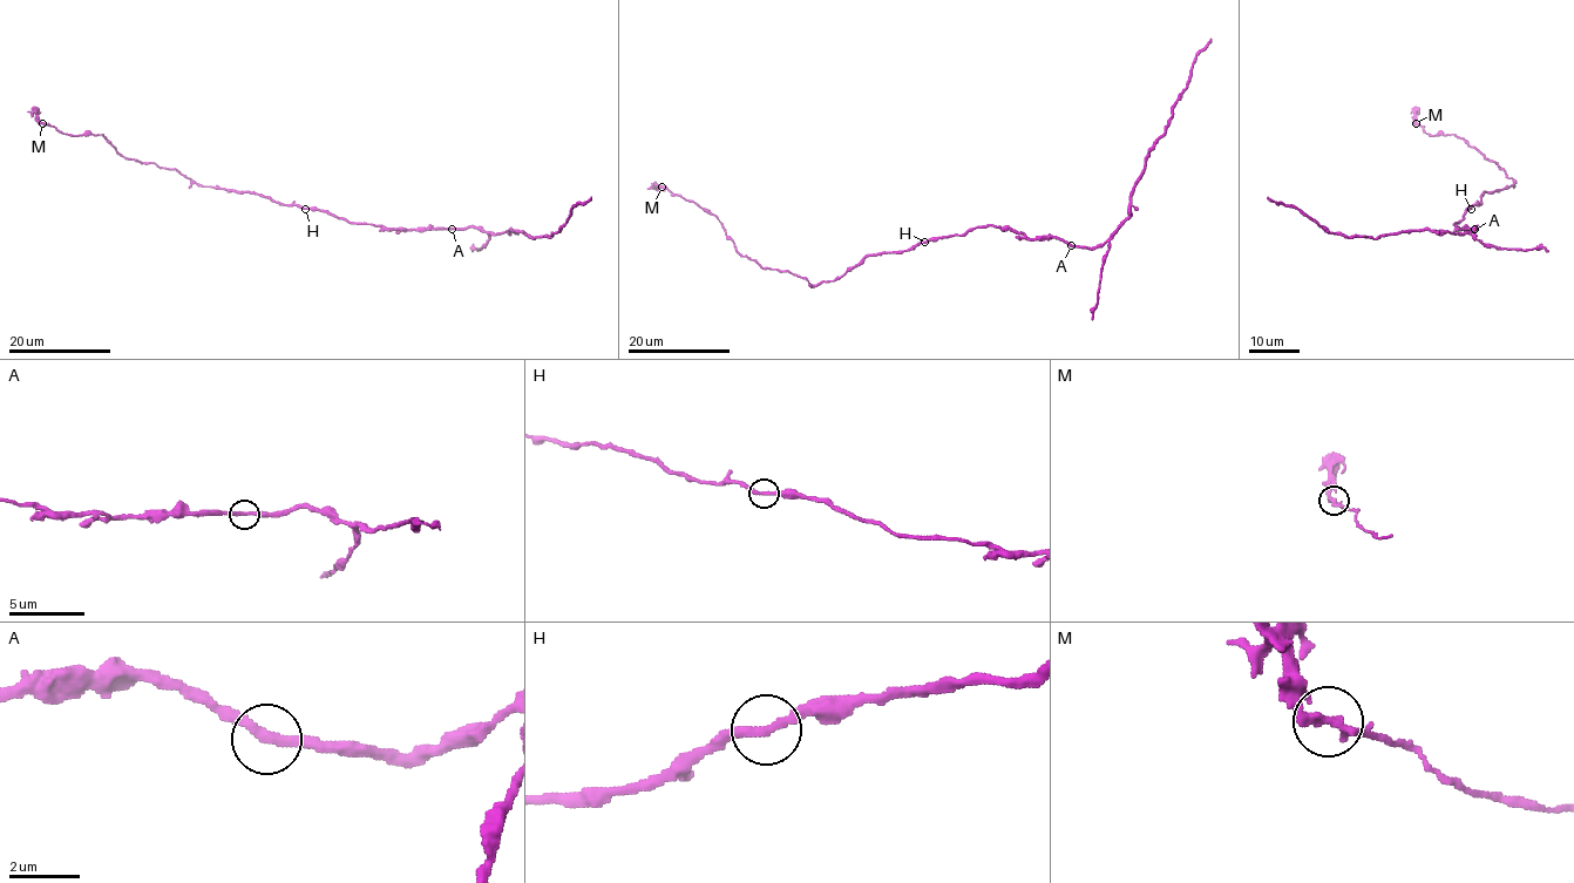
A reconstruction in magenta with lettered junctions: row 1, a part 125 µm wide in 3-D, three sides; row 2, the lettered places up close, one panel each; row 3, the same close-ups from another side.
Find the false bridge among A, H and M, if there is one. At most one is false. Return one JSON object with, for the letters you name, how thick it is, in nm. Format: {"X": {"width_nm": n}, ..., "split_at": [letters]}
{"M": {"width_nm": 240}, "split_at": ["M"]}

